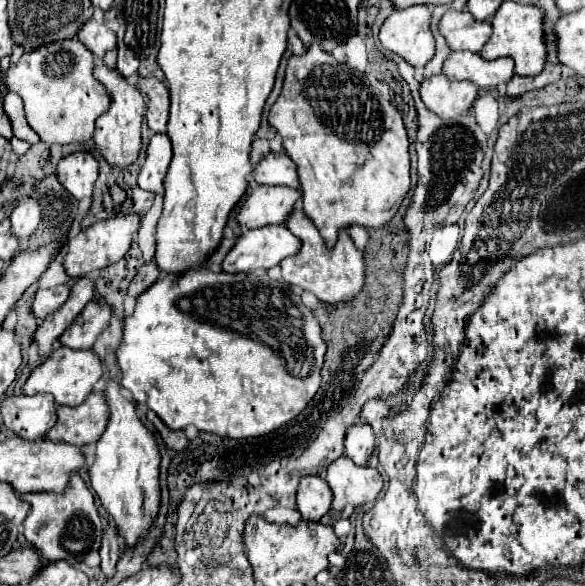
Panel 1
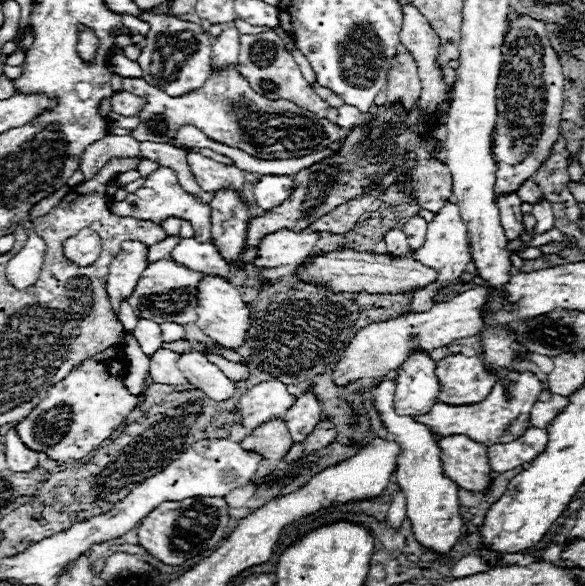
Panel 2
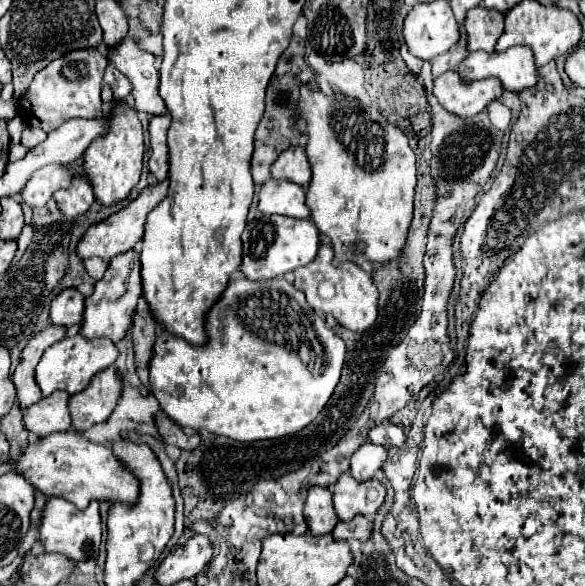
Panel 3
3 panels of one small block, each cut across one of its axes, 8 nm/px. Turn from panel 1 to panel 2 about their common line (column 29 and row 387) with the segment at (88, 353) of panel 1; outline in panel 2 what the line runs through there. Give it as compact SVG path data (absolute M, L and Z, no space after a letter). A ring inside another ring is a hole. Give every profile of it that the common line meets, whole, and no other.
M382 380L378 388L374 388L374 408L380 414L384 428L392 432L402 446L402 454L398 456L396 464L396 482L398 488L406 496L406 508L408 518L412 524L414 538L428 550L436 554L446 554L454 548L454 544L460 540L462 532L462 516L460 516L460 500L458 500L458 488L452 480L444 476L442 460L440 460L440 448L430 434L430 430L424 424L418 424L412 420L412 416L400 416L394 412L392 394L396 384L392 380Z

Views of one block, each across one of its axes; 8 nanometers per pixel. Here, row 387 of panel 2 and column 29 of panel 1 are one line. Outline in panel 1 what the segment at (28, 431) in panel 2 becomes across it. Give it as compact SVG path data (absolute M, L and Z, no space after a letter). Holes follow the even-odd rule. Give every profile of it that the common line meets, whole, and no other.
M76 38L54 42L52 46L44 46L42 50L28 50L22 54L20 62L14 68L8 68L8 90L18 92L24 100L26 120L34 132L40 134L42 142L46 144L72 144L72 142L86 142L92 138L94 122L104 110L110 106L110 98L104 86L92 76L94 70L94 54L84 48Z

